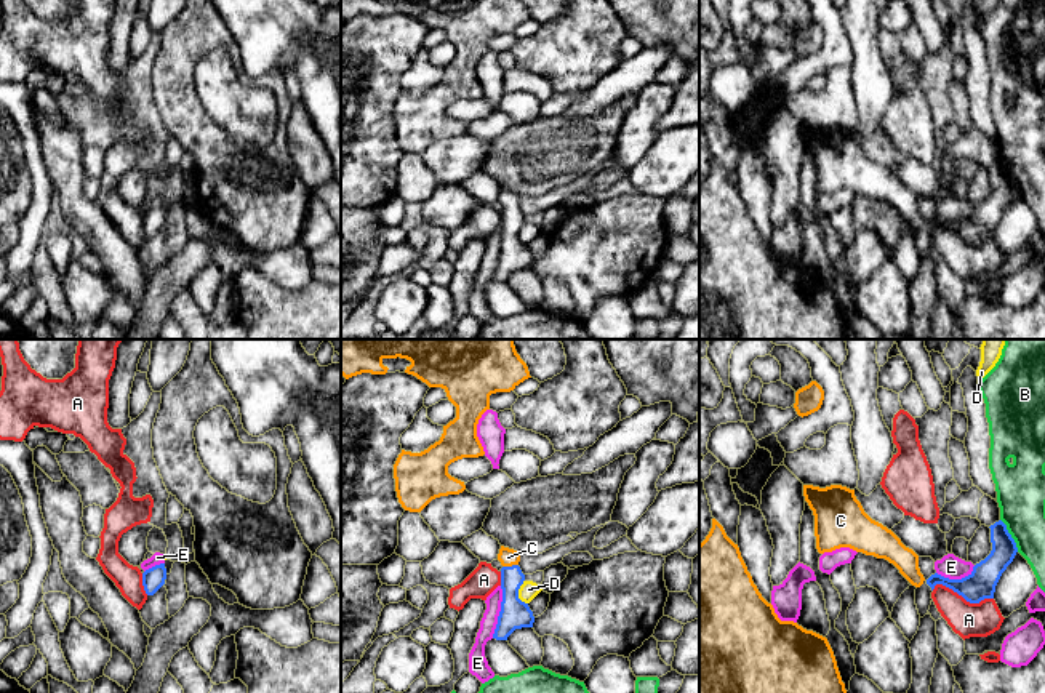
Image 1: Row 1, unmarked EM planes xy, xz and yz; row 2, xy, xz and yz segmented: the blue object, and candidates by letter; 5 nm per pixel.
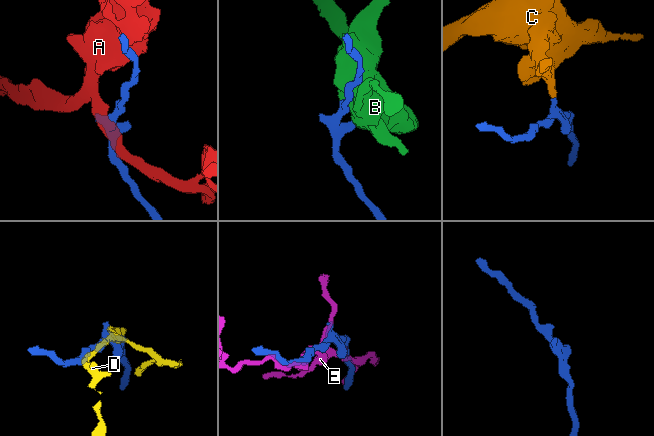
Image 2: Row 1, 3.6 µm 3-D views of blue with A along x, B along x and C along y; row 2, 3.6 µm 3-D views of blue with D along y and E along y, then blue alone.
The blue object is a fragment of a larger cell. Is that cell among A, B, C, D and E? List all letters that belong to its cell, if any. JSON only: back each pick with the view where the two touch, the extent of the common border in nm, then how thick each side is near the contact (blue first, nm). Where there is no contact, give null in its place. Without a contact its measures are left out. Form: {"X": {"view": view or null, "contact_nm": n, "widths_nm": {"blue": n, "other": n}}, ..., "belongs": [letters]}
{"C": {"view": "xz", "contact_nm": 80, "widths_nm": {"blue": 150, "other": 90}}, "belongs": ["C"]}

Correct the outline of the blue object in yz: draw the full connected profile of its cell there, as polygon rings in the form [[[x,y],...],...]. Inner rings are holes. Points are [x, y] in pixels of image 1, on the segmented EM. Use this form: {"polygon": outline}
{"polygon": [[[999,520],[991,528],[991,554],[973,567],[973,571],[962,579],[949,579],[938,573],[927,579],[927,584],[935,589],[936,584],[943,584],[970,603],[979,603],[984,599],[994,599],[995,586],[1013,562],[1018,547],[1015,539],[1007,530],[1007,525]]]}

